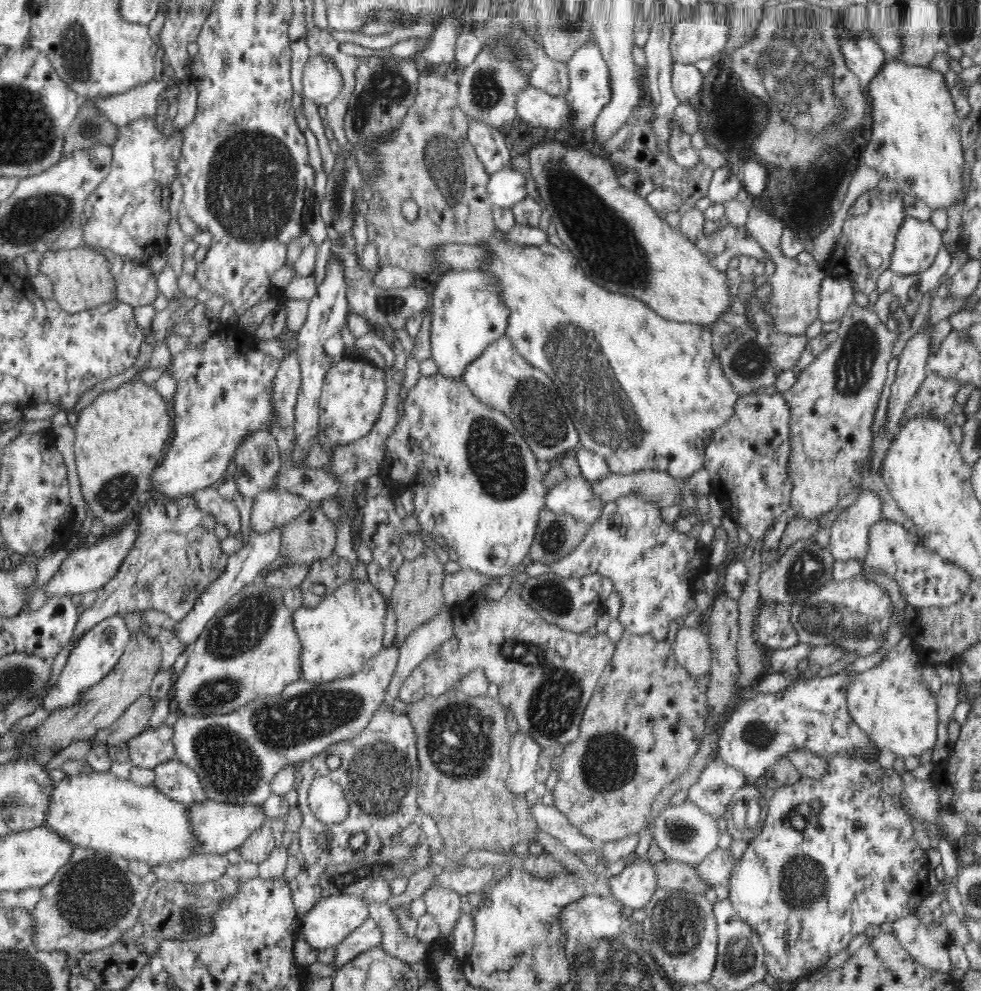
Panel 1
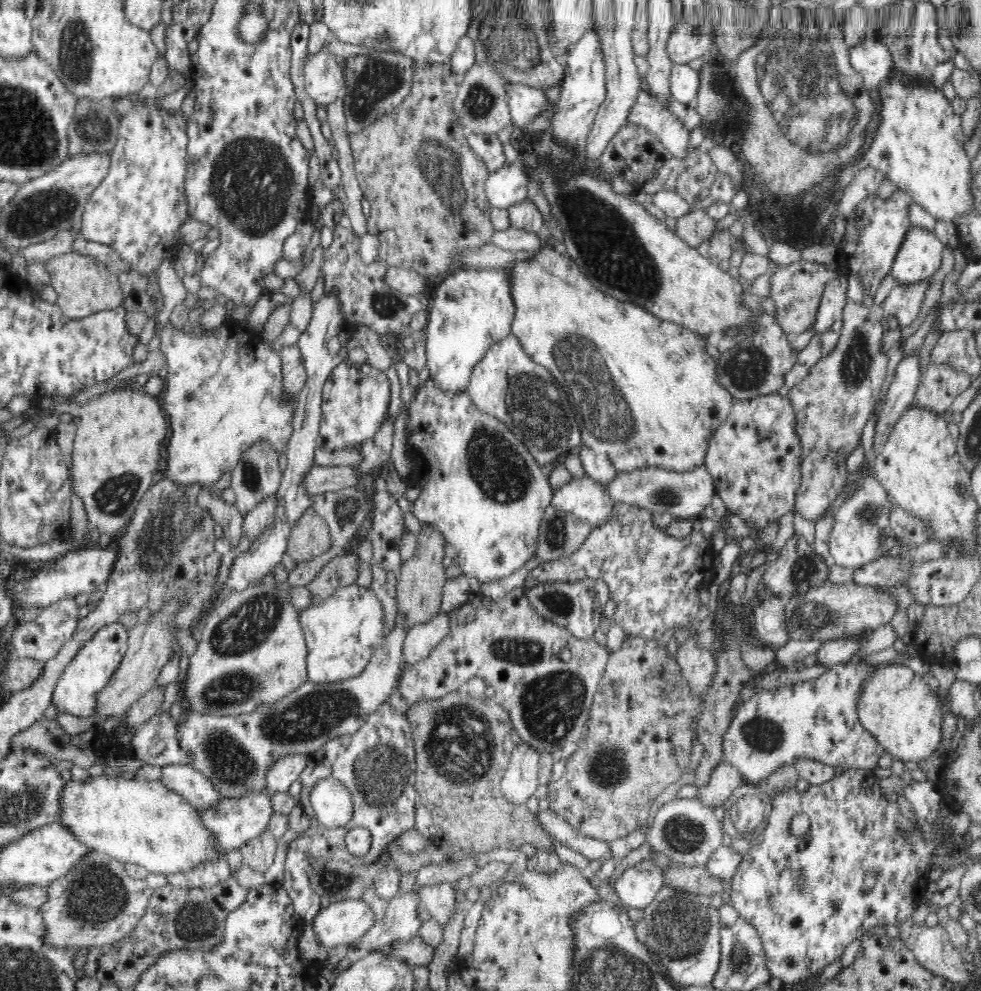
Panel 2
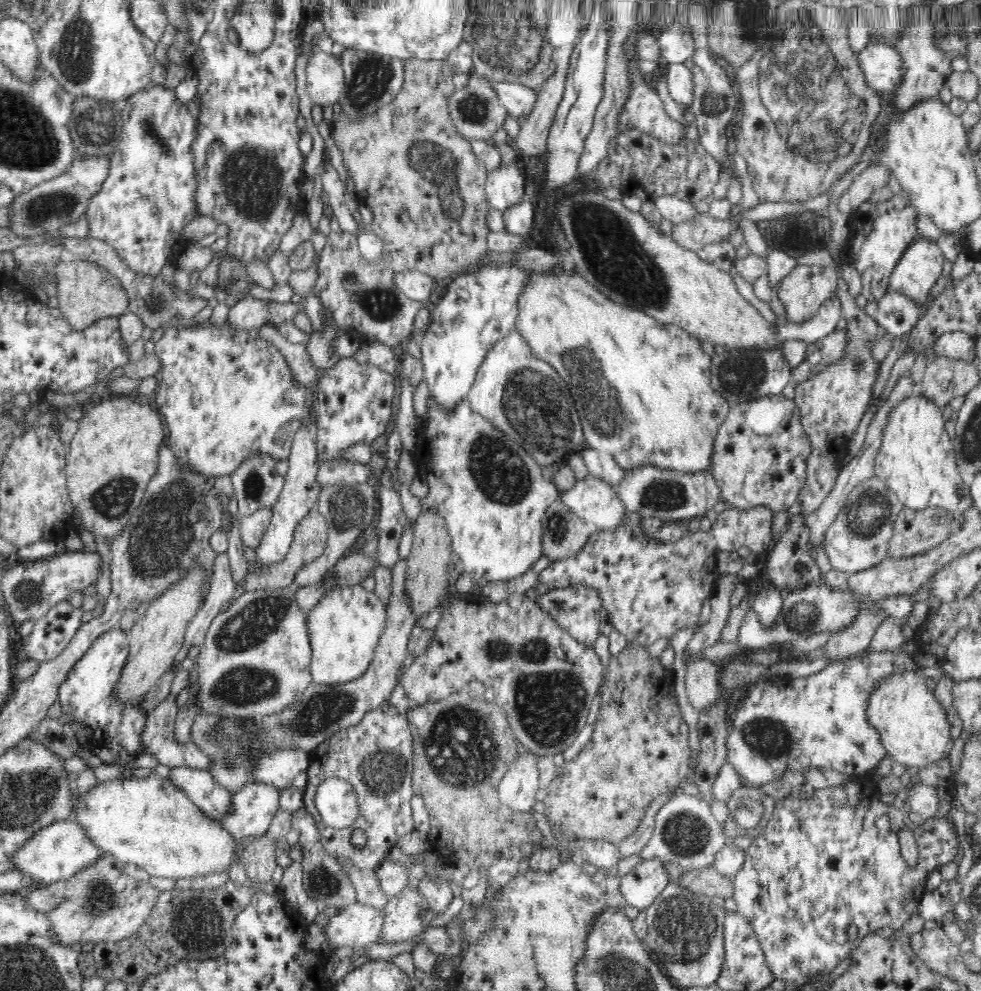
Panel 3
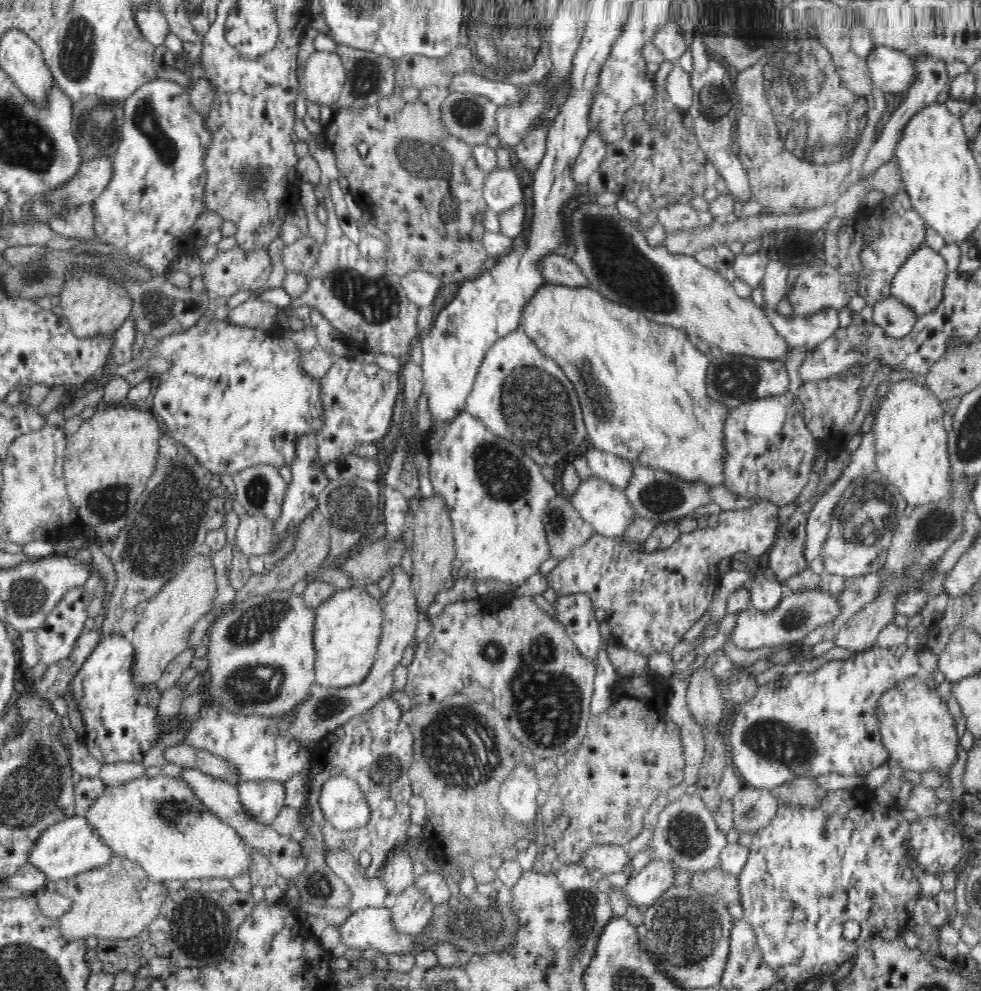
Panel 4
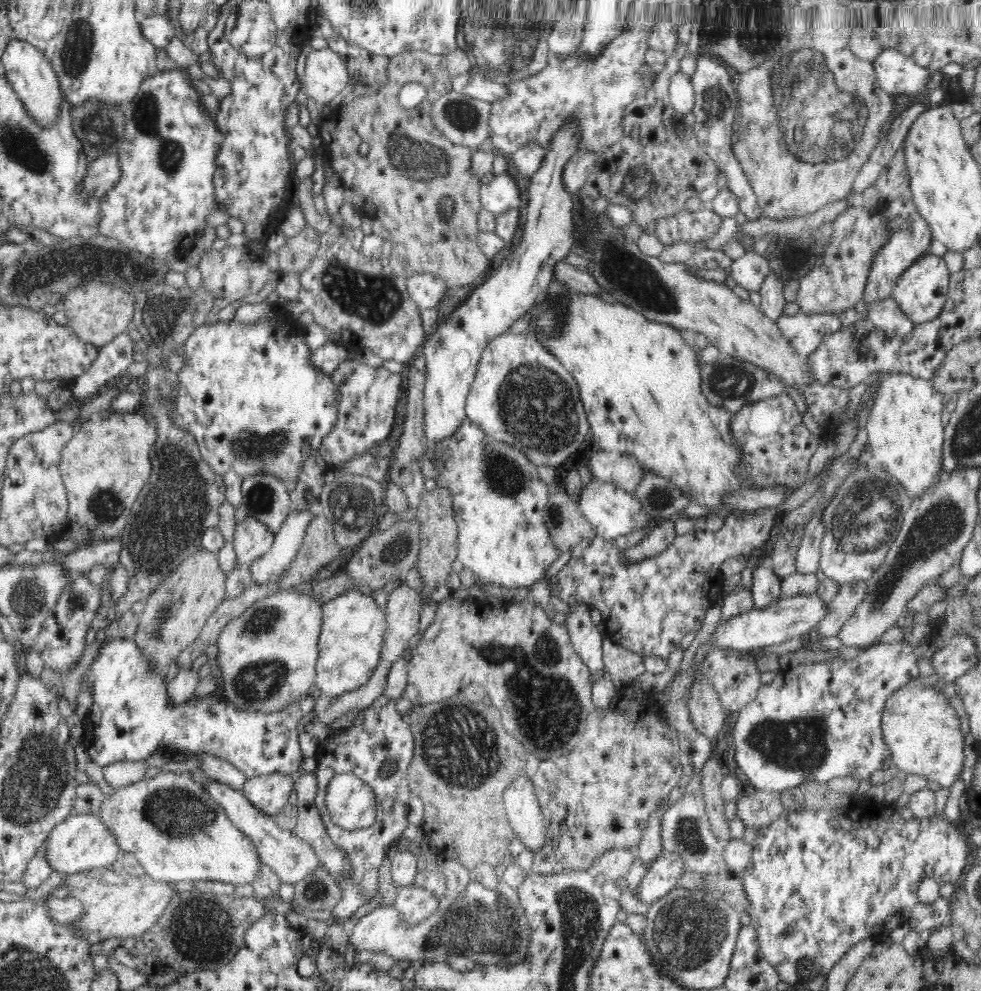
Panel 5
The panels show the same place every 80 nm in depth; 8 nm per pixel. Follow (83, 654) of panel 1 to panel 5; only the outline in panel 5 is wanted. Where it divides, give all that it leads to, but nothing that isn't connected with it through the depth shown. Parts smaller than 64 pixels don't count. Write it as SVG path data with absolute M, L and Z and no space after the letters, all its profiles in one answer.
M121 635L104 642L98 657L89 666L82 681L92 689L92 706L81 721L84 729L83 741L92 762L98 766L104 767L122 760L146 761L166 746L169 746L169 751L187 750L223 758L236 768L242 769L248 779L274 773L294 775L302 763L296 726L304 715L312 711L315 703L312 696L303 696L285 709L269 713L238 710L218 693L196 697L195 700L190 698L182 704L174 705L168 699L168 683L164 681L164 675L152 671L150 661L134 640Z

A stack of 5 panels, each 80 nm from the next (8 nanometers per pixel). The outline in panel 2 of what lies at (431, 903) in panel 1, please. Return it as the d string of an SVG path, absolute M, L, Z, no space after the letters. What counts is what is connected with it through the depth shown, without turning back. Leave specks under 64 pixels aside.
M442 883L436 888L422 887L418 894L424 914L437 921L443 928L459 907L455 899L455 888L450 883Z

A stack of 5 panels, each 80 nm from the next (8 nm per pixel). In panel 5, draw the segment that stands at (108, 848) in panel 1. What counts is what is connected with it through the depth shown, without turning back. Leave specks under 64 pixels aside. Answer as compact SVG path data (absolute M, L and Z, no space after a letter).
M160 772L156 774L154 778L142 778L142 780L134 784L124 786L117 790L115 789L112 795L105 796L104 802L100 804L100 810L98 810L96 815L98 815L98 817L104 821L104 825L110 829L110 833L116 838L118 847L121 849L122 853L127 852L134 854L134 856L140 860L140 864L144 866L146 874L150 874L150 878L154 878L154 880L168 880L168 882L218 880L218 882L232 884L235 887L236 885L252 884L259 875L262 862L260 861L257 849L252 843L252 840L232 824L232 821L228 819L228 815L226 815L224 809L210 797L208 789L206 789L202 783L194 781L189 774L184 777L178 776L176 773L172 772Z

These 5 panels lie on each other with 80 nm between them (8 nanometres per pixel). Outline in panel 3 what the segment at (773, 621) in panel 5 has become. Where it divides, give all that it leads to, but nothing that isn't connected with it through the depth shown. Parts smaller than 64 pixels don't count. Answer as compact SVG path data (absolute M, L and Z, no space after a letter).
M824 583L810 584L804 590L792 590L785 593L782 608L778 618L775 620L775 626L771 630L768 630L768 627L764 627L760 623L756 611L752 610L752 608L748 609L741 621L736 642L746 651L766 650L770 647L777 647L783 642L795 641L802 643L807 636L818 633L833 634L847 627L862 608L882 607L886 618L896 615L908 617L910 612L912 612L912 608L914 608L914 603L910 595L890 595L880 598L880 600L861 602L849 587L840 589L830 588Z

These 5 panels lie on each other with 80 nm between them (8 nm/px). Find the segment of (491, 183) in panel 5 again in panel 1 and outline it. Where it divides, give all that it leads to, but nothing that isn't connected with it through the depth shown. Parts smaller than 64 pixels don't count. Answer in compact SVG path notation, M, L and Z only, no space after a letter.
M510 166L498 170L489 176L487 193L494 206L511 209L528 196L526 178Z

